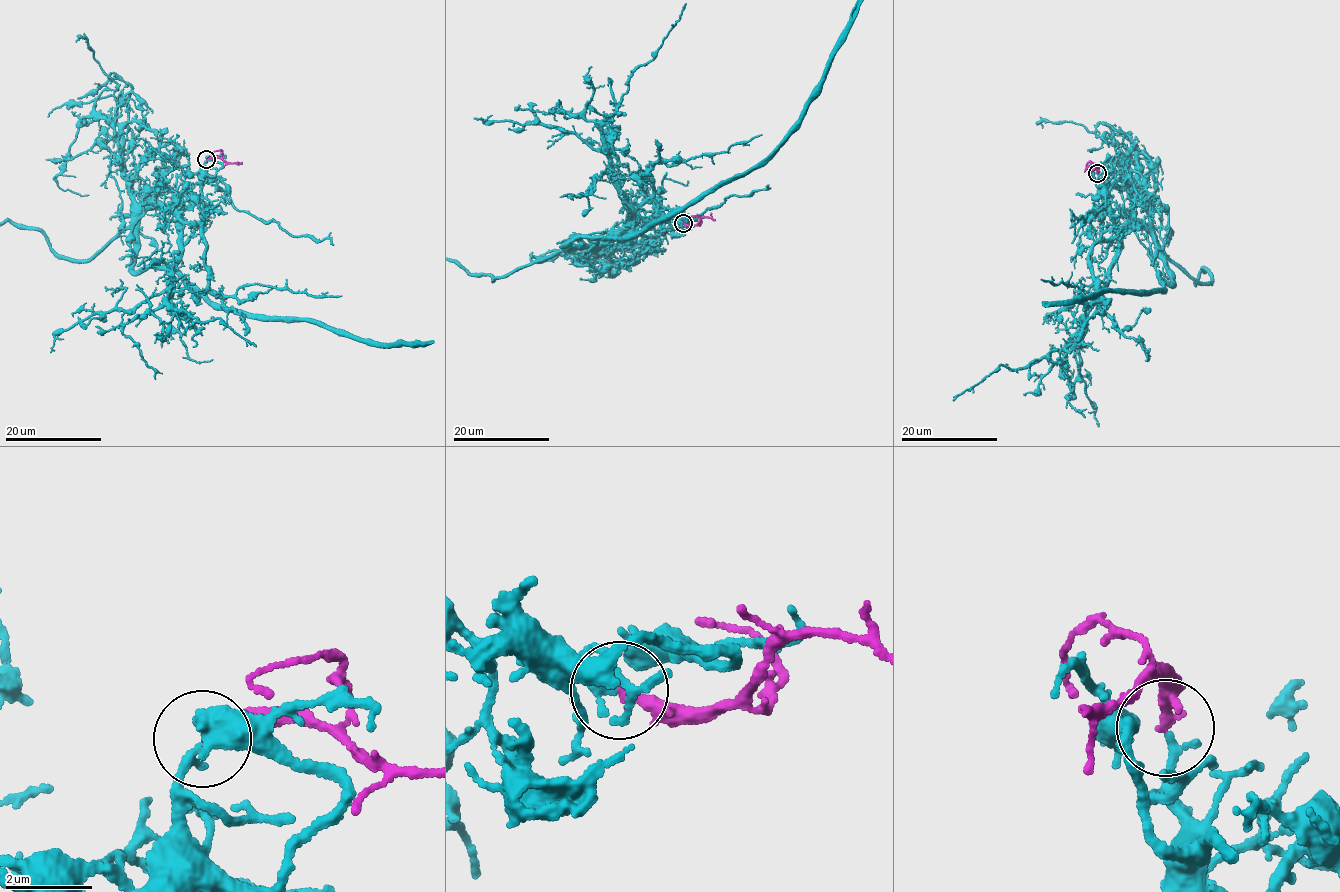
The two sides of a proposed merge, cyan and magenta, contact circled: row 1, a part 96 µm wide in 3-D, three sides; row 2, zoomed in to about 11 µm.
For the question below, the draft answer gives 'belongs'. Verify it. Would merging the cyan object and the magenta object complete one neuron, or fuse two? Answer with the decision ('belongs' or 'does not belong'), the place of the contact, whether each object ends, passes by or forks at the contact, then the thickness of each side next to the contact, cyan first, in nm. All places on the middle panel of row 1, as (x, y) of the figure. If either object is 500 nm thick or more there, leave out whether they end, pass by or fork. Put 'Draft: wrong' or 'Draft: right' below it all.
belongs | (683, 223) | cyan passes by | magenta ends | 240/240 nm
Draft: right

